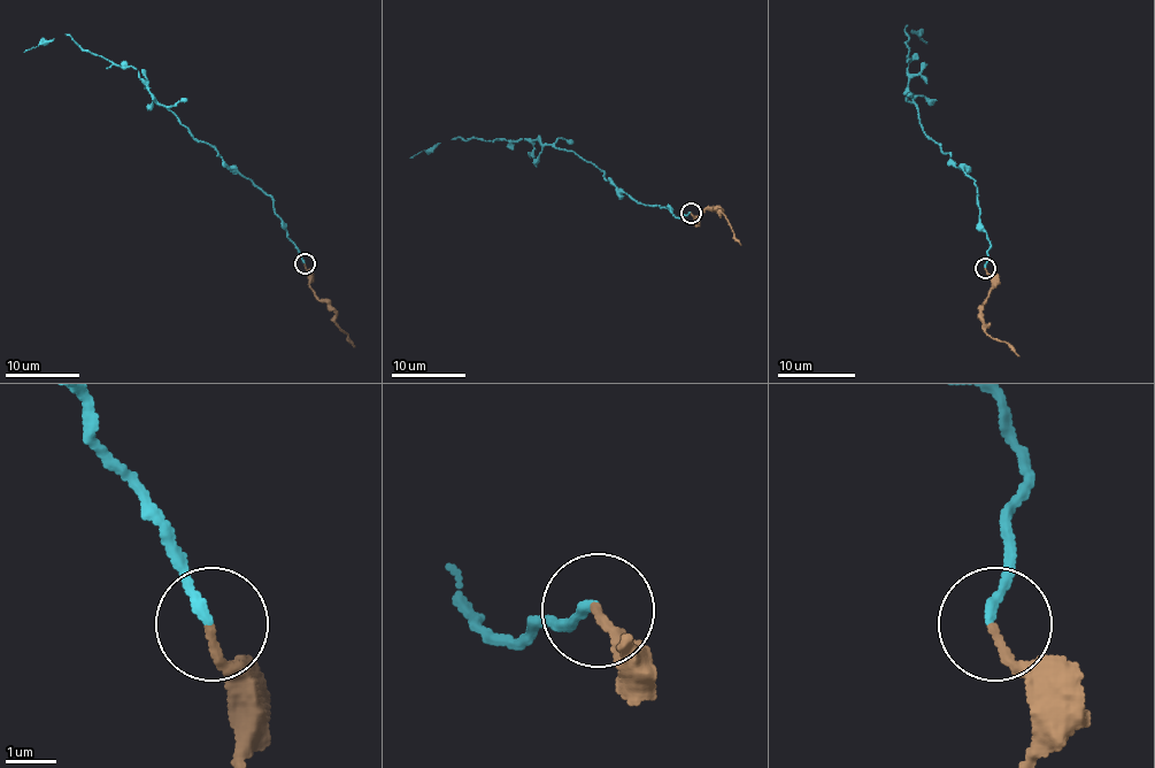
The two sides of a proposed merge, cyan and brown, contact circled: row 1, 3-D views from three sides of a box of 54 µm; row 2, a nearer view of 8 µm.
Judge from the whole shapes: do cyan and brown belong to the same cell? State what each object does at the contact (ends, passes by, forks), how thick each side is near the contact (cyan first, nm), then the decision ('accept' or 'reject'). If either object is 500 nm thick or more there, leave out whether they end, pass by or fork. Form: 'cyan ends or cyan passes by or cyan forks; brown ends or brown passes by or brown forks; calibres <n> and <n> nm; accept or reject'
cyan ends; brown ends; calibres 200 and 180 nm; accept

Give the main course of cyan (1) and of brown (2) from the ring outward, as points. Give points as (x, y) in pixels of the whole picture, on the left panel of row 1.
1: (305, 265), (274, 200), (198, 140), (155, 98), (137, 69), (94, 55), (64, 33), (24, 52)
2: (305, 265), (310, 274), (310, 289), (336, 314), (336, 321), (354, 347)

